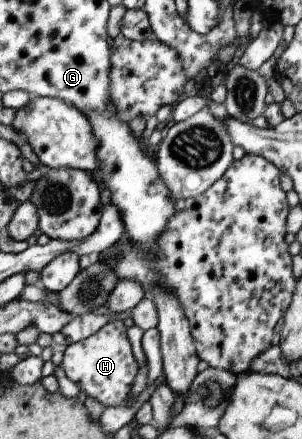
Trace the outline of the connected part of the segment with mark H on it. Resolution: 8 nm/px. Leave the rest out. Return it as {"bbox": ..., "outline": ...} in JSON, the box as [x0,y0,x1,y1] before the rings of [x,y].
{"bbox":[59,321,137,408],"outline":[[[113,321],[87,338],[67,345],[62,351],[59,373],[75,382],[86,396],[96,398],[104,408],[127,404],[127,395],[137,372],[125,330],[122,321]]]}

